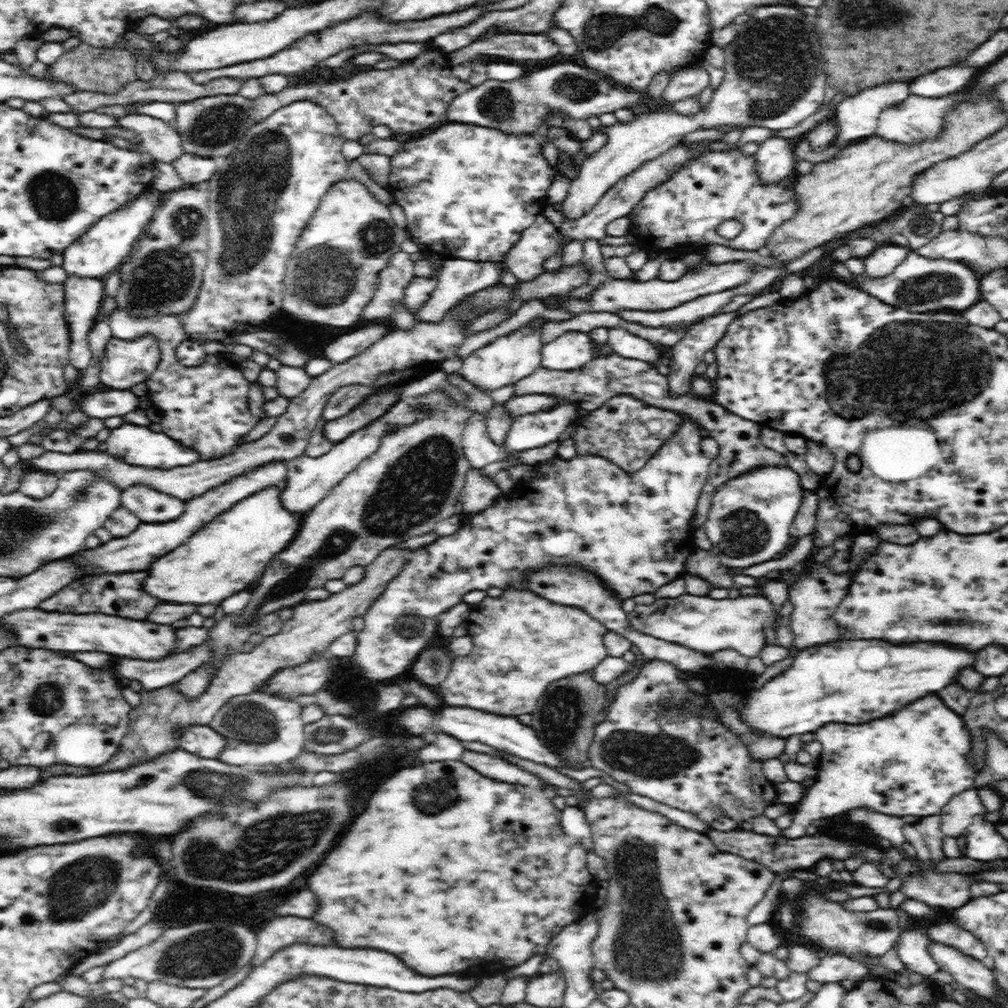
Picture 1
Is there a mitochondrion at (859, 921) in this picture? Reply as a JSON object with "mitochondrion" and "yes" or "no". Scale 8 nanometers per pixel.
{"mitochondrion":"yes"}

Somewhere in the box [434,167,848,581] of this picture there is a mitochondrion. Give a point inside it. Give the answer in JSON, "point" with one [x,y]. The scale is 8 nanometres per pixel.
{"point":[742,533]}

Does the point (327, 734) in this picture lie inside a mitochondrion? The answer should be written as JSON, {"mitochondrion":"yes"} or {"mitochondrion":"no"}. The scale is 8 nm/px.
{"mitochondrion":"yes"}

